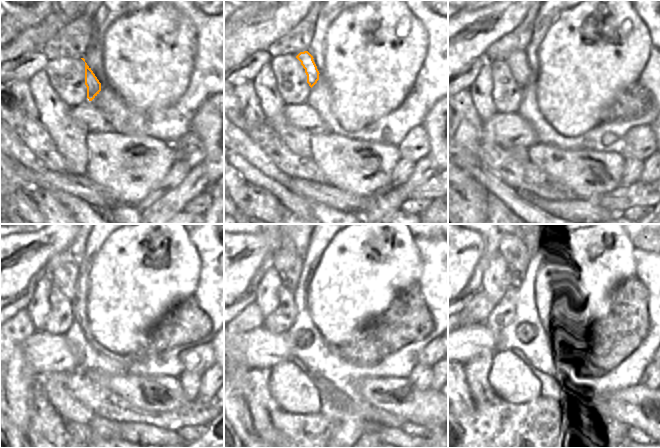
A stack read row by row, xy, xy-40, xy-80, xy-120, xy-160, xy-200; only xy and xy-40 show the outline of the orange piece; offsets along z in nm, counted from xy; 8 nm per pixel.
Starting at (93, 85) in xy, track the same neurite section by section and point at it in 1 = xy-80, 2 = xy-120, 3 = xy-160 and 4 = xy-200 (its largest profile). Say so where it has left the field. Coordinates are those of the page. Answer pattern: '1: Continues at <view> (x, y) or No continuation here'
1: Continues at xy-80 (517, 62)
2: Continues at xy-120 (64, 276)
3: Continues at xy-160 (288, 263)
4: Continues at xy-200 (512, 249).

